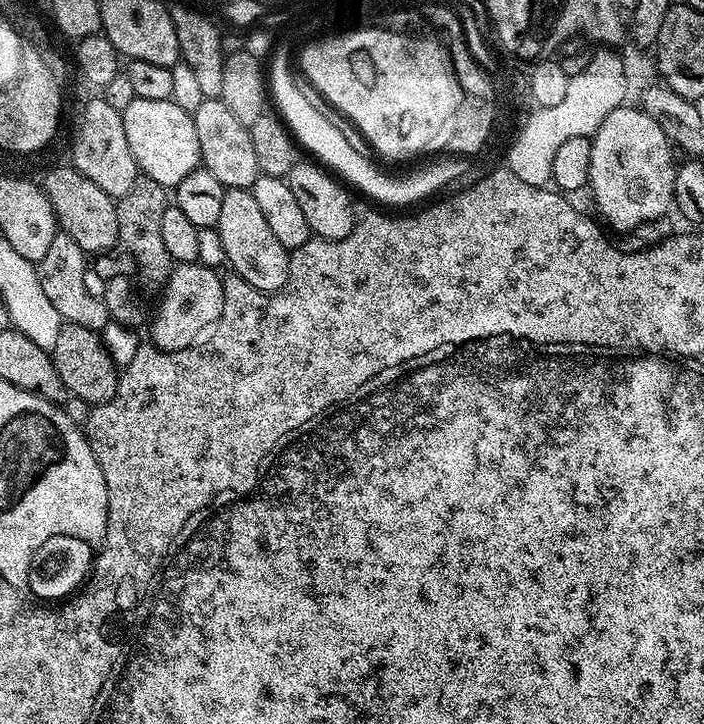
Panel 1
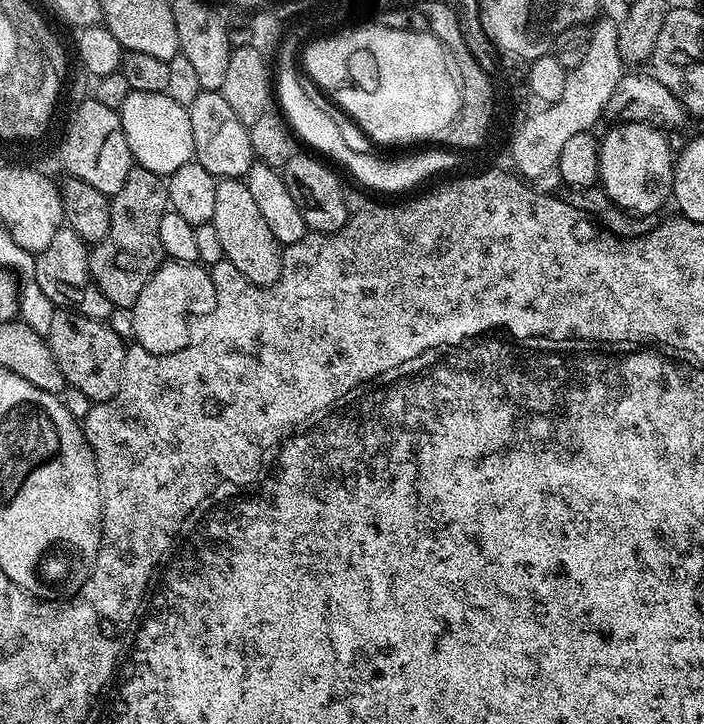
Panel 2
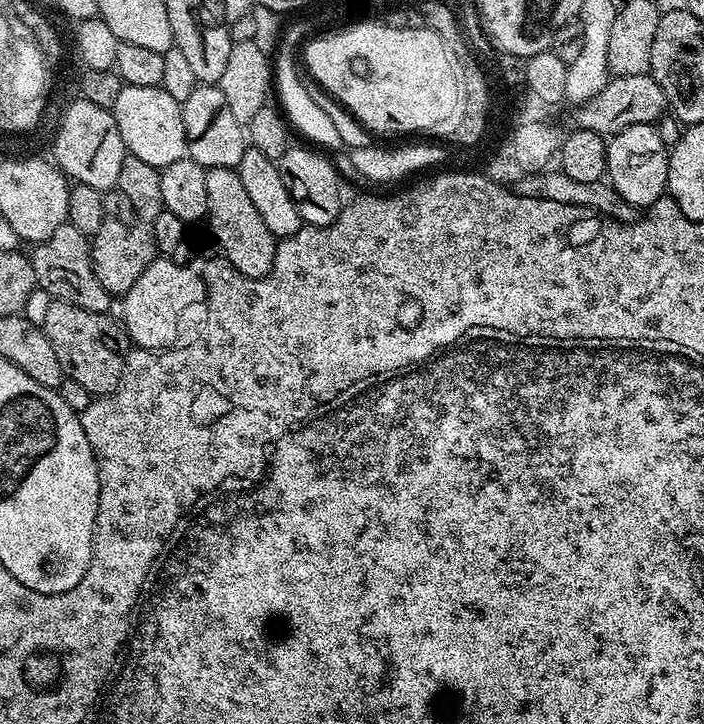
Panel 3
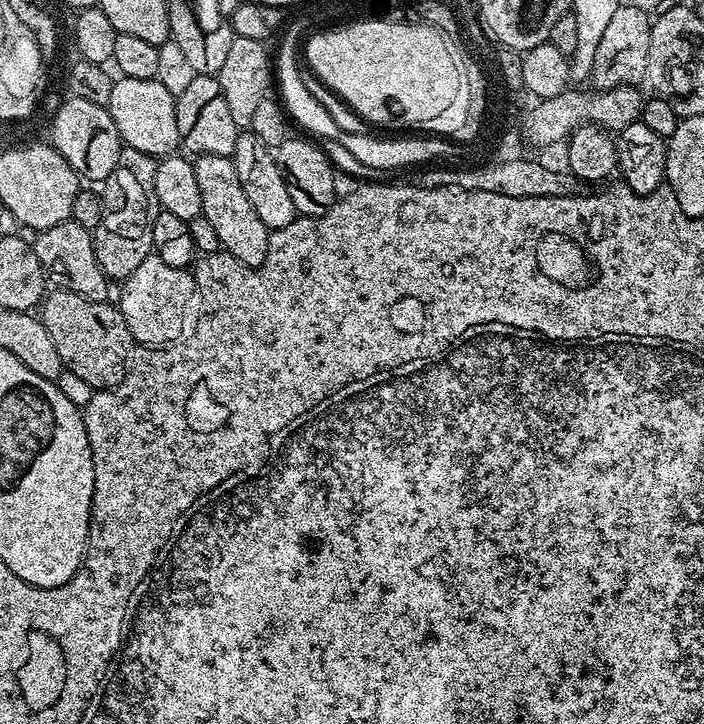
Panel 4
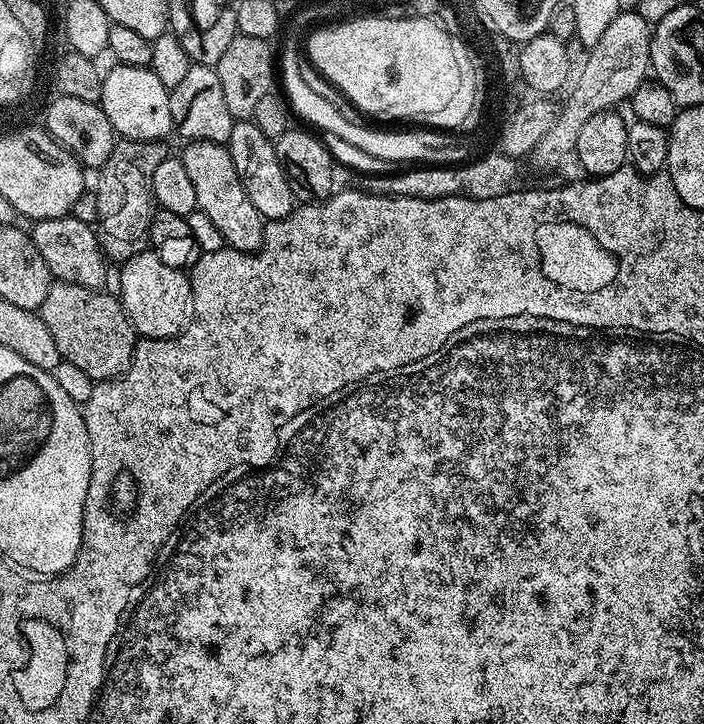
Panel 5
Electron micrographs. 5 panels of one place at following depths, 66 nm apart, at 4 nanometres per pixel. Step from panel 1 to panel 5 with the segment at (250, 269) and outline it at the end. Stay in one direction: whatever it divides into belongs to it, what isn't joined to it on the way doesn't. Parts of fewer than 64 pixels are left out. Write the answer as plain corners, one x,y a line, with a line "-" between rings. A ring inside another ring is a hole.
201,140
185,143
183,147
184,153
179,153
178,159
186,166
190,183
194,186
197,209
207,214
214,226
218,226
227,247
239,252
259,252
264,244
266,221
262,214
258,214
254,202
246,198
242,178
238,178
238,170
234,170
234,158
230,158
227,147

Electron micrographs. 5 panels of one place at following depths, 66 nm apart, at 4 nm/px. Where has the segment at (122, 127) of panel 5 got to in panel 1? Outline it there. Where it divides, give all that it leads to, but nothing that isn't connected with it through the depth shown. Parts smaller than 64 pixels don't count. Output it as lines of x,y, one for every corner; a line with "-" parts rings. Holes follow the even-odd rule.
136,98
126,106
122,114
126,126
126,142
130,142
130,154
134,154
136,167
141,173
164,188
175,189
186,174
201,167
198,130
194,130
192,113
182,110
174,101
153,102

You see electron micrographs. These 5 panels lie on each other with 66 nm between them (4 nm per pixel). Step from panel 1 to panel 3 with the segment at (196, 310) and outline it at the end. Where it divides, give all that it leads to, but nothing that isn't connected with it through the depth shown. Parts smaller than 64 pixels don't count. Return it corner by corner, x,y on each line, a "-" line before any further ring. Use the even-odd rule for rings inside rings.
157,258
142,270
138,282
122,297
124,316
122,323
128,339
137,348
167,350
177,343
180,318
187,308
205,299
204,277
184,262
171,258

